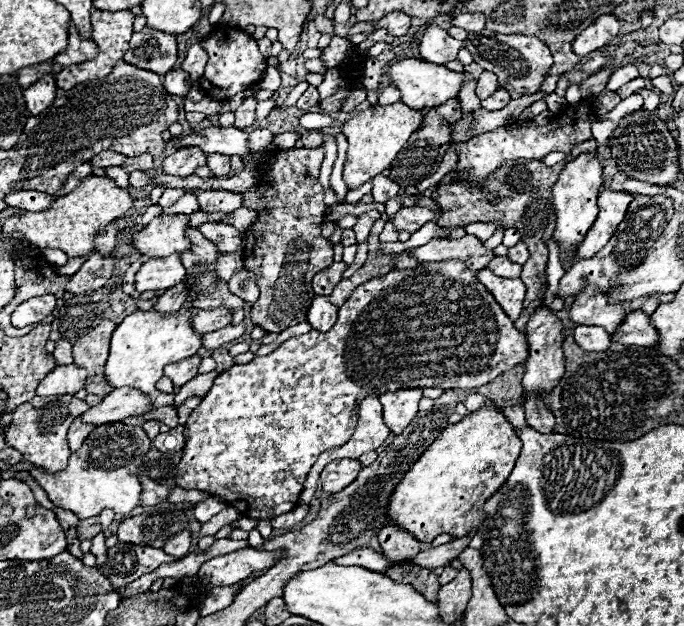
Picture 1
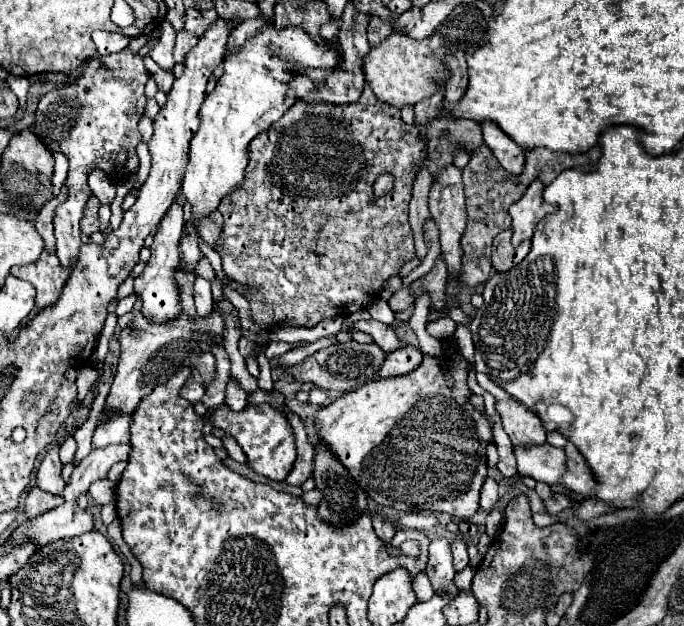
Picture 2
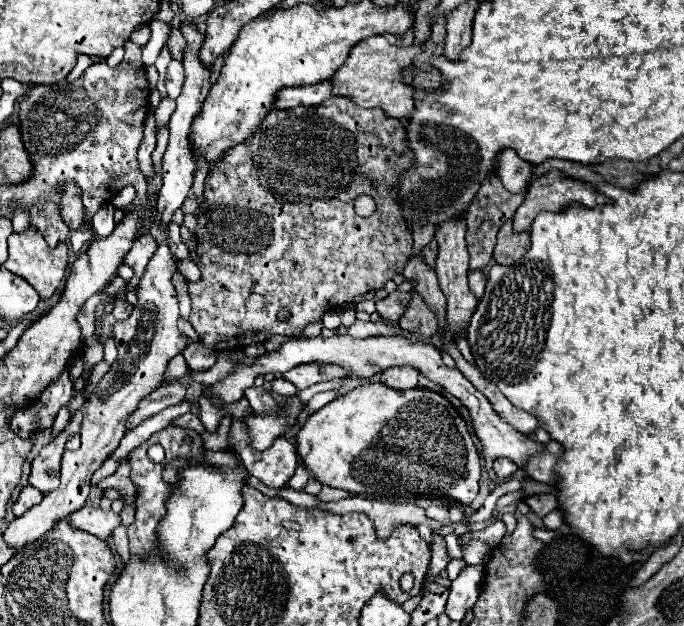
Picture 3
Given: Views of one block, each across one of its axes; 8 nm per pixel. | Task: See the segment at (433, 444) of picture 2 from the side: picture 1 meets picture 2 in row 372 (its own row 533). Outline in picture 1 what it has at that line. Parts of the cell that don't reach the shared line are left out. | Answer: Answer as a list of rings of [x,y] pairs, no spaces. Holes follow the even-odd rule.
[[[494,404],[480,408],[480,412],[468,414],[458,424],[450,424],[396,484],[386,510],[386,524],[400,526],[420,542],[432,542],[440,534],[452,534],[454,538],[466,536],[472,528],[484,522],[484,504],[508,480],[520,454],[520,448],[522,442],[516,436],[512,424],[502,416],[502,412]]]

